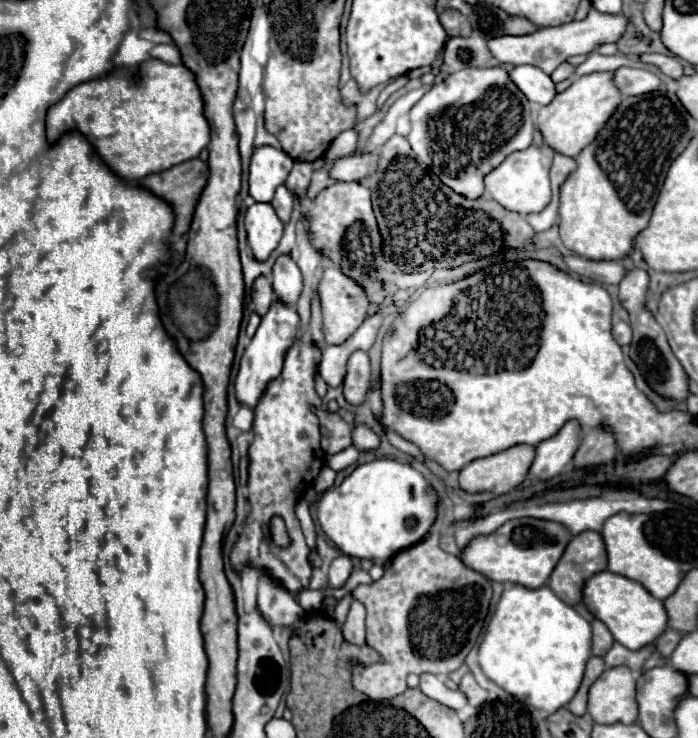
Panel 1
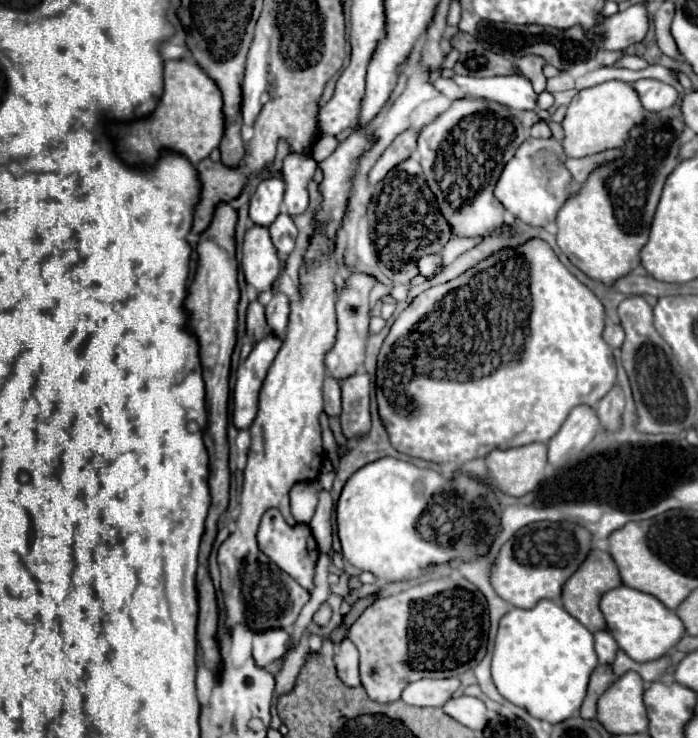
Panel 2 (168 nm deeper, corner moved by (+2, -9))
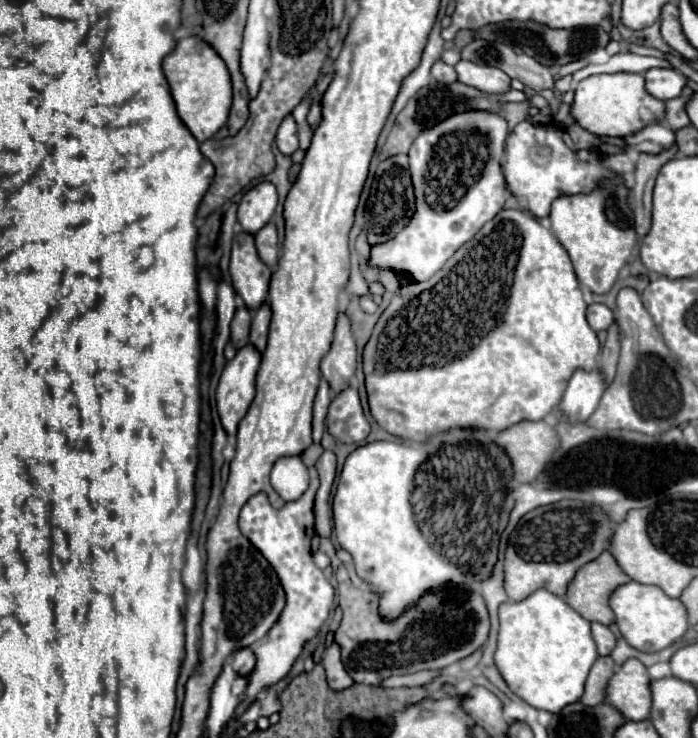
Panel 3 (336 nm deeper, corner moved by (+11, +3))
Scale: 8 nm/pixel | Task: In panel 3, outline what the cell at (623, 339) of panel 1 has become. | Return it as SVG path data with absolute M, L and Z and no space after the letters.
M589 304L587 306L587 322L595 332L607 330L609 324L613 324L613 312L605 304Z

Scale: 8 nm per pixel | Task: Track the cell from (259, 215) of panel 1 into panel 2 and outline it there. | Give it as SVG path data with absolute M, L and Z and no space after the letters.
M254 224L246 230L244 236L244 250L242 250L242 270L246 276L246 282L252 284L258 292L266 292L272 288L272 282L276 280L280 272L280 256L278 250L272 244L268 228L262 228Z

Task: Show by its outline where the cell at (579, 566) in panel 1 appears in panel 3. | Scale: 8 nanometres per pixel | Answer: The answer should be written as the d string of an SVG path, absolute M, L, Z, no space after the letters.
M603 552L597 560L593 560L593 564L585 564L585 568L581 568L581 572L577 572L577 576L573 578L573 582L569 584L569 592L567 592L565 600L585 620L611 626L611 624L615 624L615 614L611 612L609 598L611 598L611 594L613 594L615 588L619 588L619 586L623 586L627 582L631 582L631 578L619 568L617 560L609 552Z

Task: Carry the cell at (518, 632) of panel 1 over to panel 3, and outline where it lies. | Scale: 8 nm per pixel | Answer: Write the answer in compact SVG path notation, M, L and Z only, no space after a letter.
M537 590L529 598L521 602L505 602L499 608L499 638L497 638L497 652L495 664L503 674L509 688L523 698L529 706L547 712L561 712L567 704L577 702L583 696L587 674L597 660L597 646L591 636L591 622L585 620L579 612L575 612L563 598L547 592Z

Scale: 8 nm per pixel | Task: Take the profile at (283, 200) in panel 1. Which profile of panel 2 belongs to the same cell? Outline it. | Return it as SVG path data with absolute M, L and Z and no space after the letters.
M282 212L274 220L274 224L270 224L268 230L270 230L270 238L272 238L272 242L274 242L274 246L280 254L280 260L284 264L288 254L294 250L294 240L296 240L296 234L298 234L298 230L294 226L294 220L286 212Z

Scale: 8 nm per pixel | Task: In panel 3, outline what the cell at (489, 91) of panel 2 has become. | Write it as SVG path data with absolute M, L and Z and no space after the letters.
M459 60L455 64L455 72L463 84L469 84L481 92L495 94L495 92L507 92L511 88L509 86L511 78L503 70L493 66L481 66L469 60Z

